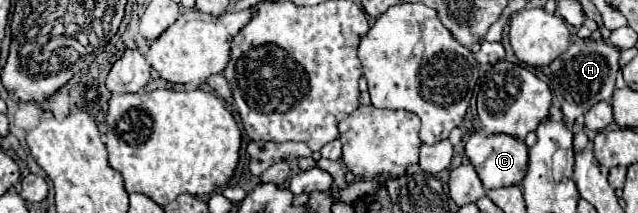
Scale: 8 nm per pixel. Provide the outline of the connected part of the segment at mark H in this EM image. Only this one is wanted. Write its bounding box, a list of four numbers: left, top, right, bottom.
[547,38,621,128]

